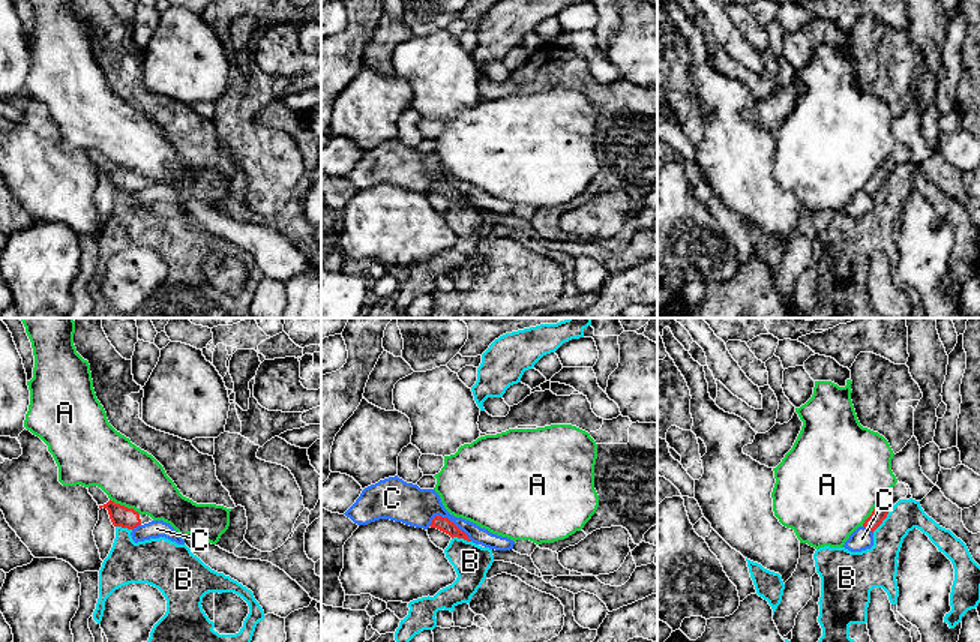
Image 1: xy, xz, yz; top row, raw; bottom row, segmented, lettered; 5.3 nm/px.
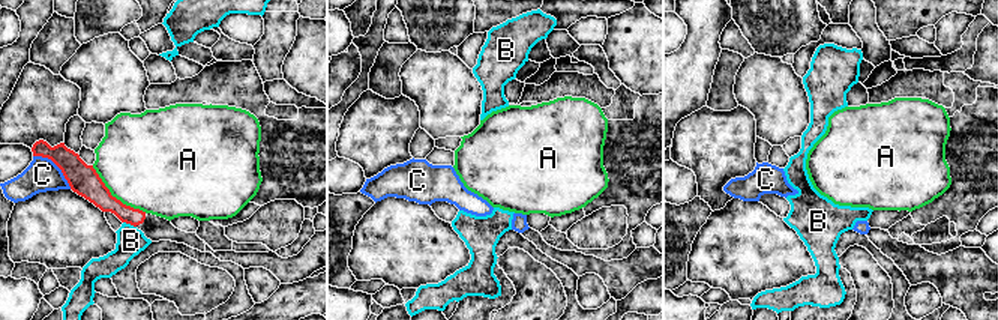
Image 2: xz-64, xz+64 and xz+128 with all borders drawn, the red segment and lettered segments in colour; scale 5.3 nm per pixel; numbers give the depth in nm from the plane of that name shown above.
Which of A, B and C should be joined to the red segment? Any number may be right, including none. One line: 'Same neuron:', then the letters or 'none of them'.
Same neuron: none of them

